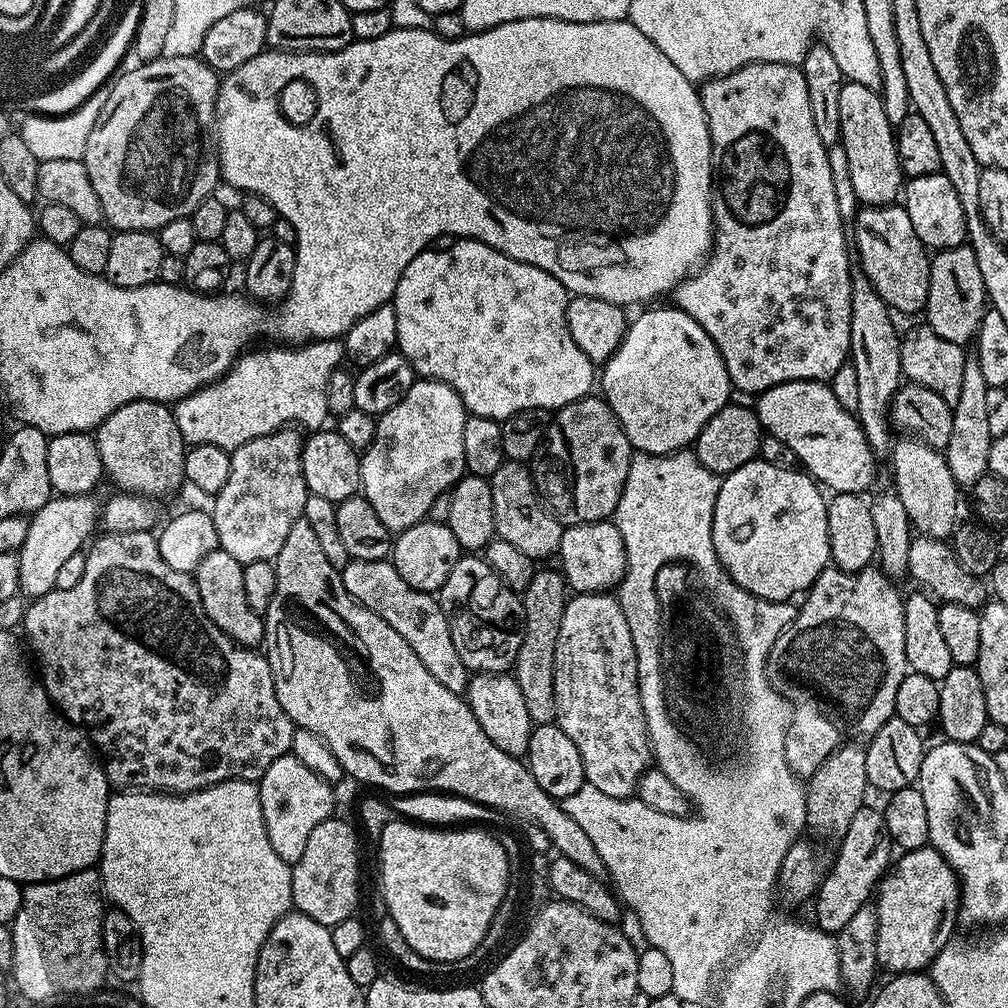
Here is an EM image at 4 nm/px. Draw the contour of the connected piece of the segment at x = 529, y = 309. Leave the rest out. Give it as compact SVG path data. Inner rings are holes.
M460 238L450 246L450 250L420 252L418 258L414 258L410 262L410 266L404 268L404 276L398 282L396 293L390 301L396 311L396 348L406 358L406 362L410 362L417 377L437 380L453 388L462 398L465 409L471 415L503 422L506 418L531 408L559 410L565 408L570 402L578 402L584 396L589 395L593 391L594 381L598 376L592 360L586 358L586 354L582 354L582 350L578 350L578 342L574 342L574 338L570 338L570 330L566 322L569 299L568 289L562 286L562 282L558 282L558 278L546 274L546 270L542 270L538 266L530 266L526 262L518 262L477 240Z

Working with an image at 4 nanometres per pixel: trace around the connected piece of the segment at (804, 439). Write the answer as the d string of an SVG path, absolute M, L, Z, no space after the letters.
M791 380L785 384L774 386L770 390L759 393L754 411L760 419L761 429L774 438L782 438L790 450L794 450L797 461L813 480L825 489L832 488L837 492L867 493L867 488L876 480L877 453L866 442L866 434L859 420L842 406L838 406L838 398L834 398L831 387L822 380Z

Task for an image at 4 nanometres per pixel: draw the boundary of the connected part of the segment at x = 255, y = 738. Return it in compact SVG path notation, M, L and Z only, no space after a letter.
M104 532L103 534L97 535L91 541L87 553L86 571L82 574L82 579L77 585L73 586L71 590L58 590L57 588L53 588L51 592L47 592L44 596L33 599L27 605L24 613L22 632L28 635L29 645L27 644L27 647L30 649L30 652L30 647L32 647L32 652L36 655L37 661L35 660L35 663L38 665L38 679L44 685L48 697L51 698L55 711L68 719L73 726L84 731L88 736L89 741L91 741L97 753L102 757L104 773L106 774L109 785L116 790L143 790L145 792L183 794L185 792L197 792L203 788L213 788L215 784L221 784L227 780L250 780L258 782L262 778L262 774L266 774L266 770L270 770L270 762L274 762L278 758L282 758L291 753L292 733L294 731L292 720L286 714L286 710L282 710L282 702L278 702L278 694L276 693L274 678L272 677L272 667L270 666L267 655L263 651L254 648L243 648L241 644L234 643L222 630L218 630L218 626L214 622L210 622L206 610L202 610L202 598L198 598L198 586L196 585L195 579L189 573L170 570L170 566L166 566L166 558L162 558L162 554L158 550L158 539L152 532L135 532L134 534L110 534L109 532Z

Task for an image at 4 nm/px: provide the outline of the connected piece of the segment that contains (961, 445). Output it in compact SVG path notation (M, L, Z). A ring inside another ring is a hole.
M975 354L967 357L966 368L962 370L962 394L958 394L958 402L952 405L952 421L954 427L950 430L950 442L948 447L943 449L950 474L954 474L956 483L961 486L975 486L979 480L983 480L988 472L988 459L990 458L990 446L993 442L993 436L990 434L986 411L986 390L989 388L986 378L982 378L982 370L978 367L978 358Z

